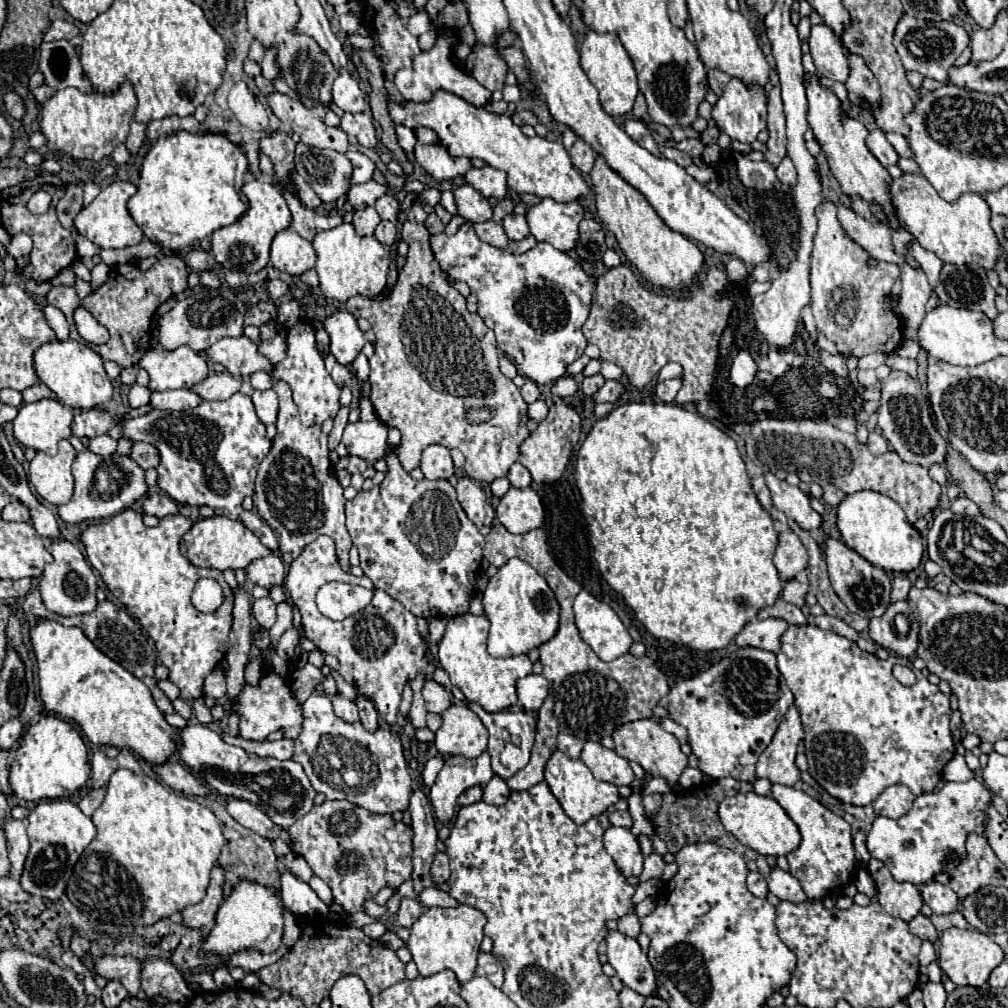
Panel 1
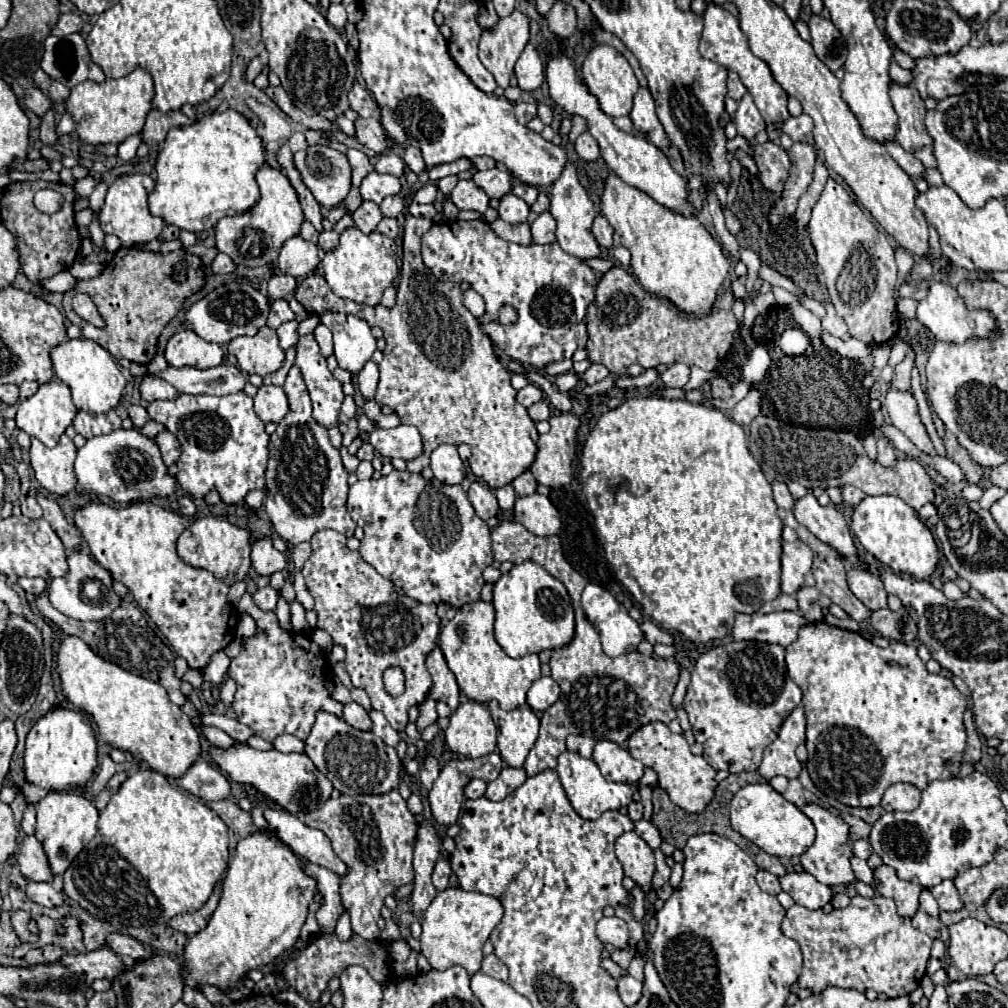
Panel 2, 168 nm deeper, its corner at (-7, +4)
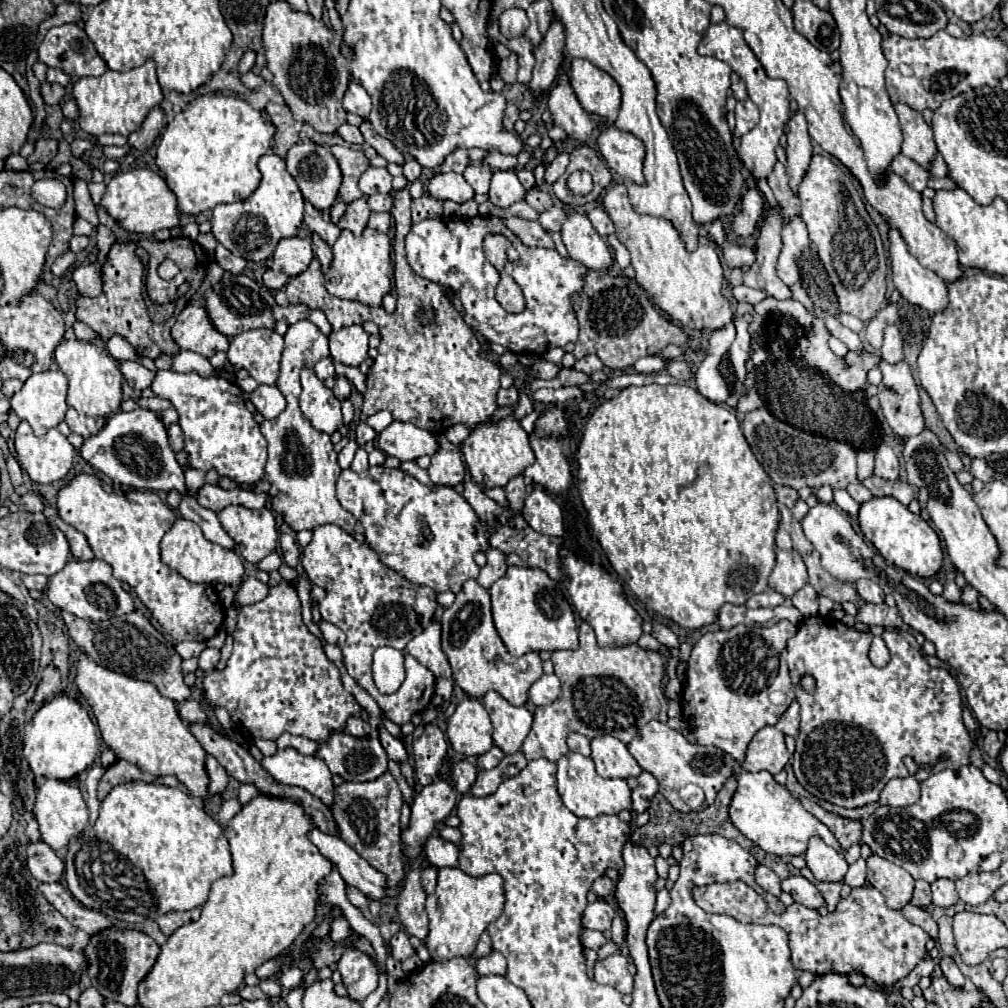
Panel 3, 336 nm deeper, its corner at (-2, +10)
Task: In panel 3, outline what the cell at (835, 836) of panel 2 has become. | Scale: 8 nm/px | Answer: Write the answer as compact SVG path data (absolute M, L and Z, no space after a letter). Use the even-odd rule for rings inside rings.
M812 838L806 850L806 862L814 878L820 882L842 882L848 870L844 854L824 844L820 838Z

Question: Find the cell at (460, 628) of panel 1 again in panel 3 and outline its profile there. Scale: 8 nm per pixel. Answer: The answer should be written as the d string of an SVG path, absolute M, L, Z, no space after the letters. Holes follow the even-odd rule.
M466 580L456 600L442 614L442 650L452 666L454 682L472 698L482 698L486 692L496 690L510 704L524 706L528 700L530 686L544 674L542 660L536 652L528 652L520 658L508 654L502 638L498 636L492 612L490 612L490 592L482 588L476 580Z

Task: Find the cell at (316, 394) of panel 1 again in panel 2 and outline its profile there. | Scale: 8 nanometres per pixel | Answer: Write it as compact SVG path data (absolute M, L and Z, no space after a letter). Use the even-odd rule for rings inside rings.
M305 334L299 338L295 364L299 366L303 380L307 384L313 402L313 418L321 426L337 426L337 416L345 400L345 394L341 382L327 368L325 356L321 354L313 334Z

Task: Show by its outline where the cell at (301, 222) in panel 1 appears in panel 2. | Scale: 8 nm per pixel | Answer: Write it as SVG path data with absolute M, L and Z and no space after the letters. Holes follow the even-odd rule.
M321 230L319 232L319 248L323 248L325 252L327 250L333 250L339 242L339 234L335 230Z

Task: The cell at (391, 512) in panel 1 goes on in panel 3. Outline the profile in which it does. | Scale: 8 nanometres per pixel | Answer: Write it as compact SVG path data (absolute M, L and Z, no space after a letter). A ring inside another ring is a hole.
M370 466L366 472L356 474L354 470L342 470L336 484L340 504L354 514L364 526L366 544L382 558L386 566L400 572L406 580L414 584L430 586L434 592L454 592L462 590L462 582L470 578L478 578L480 568L474 562L474 552L488 550L486 528L480 524L472 506L464 500L464 496L456 494L454 488L436 486L428 488L420 484L416 478L408 476L402 470L388 470L384 466Z

